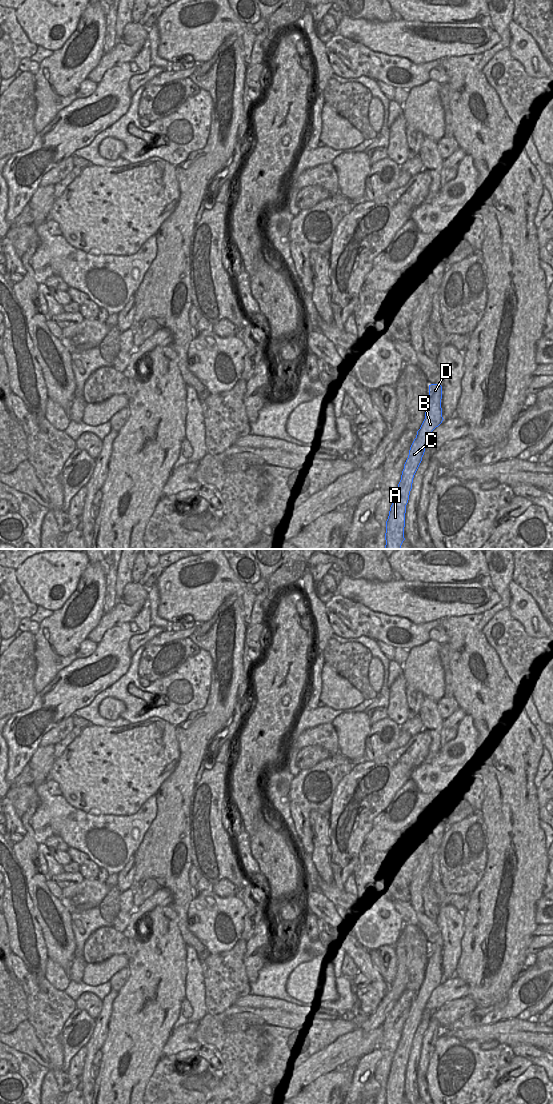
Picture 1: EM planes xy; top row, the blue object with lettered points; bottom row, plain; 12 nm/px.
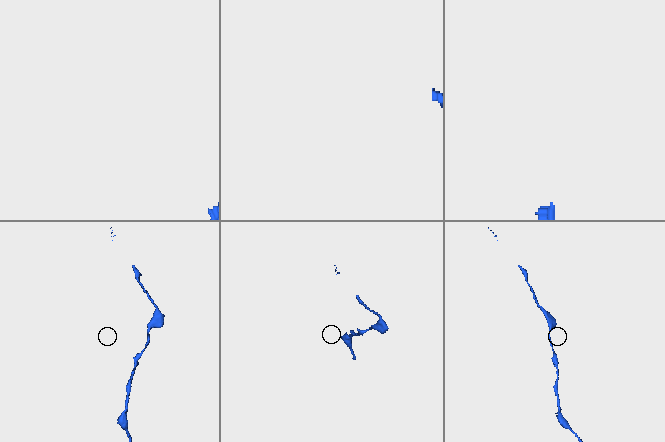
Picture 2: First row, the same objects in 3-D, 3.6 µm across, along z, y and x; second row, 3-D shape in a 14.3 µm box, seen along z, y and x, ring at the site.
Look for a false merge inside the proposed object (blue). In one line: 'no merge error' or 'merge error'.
no merge error

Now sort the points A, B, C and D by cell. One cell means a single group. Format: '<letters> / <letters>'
A B C D

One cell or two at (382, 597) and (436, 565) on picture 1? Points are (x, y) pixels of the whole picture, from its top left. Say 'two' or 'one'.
two

